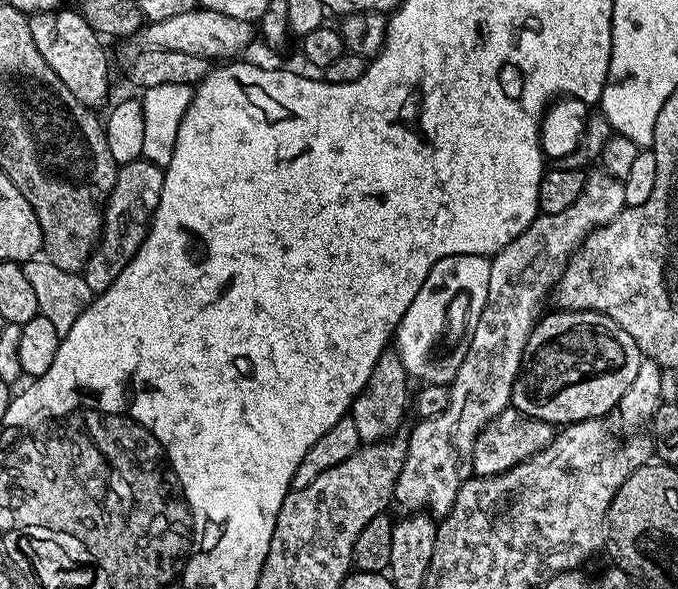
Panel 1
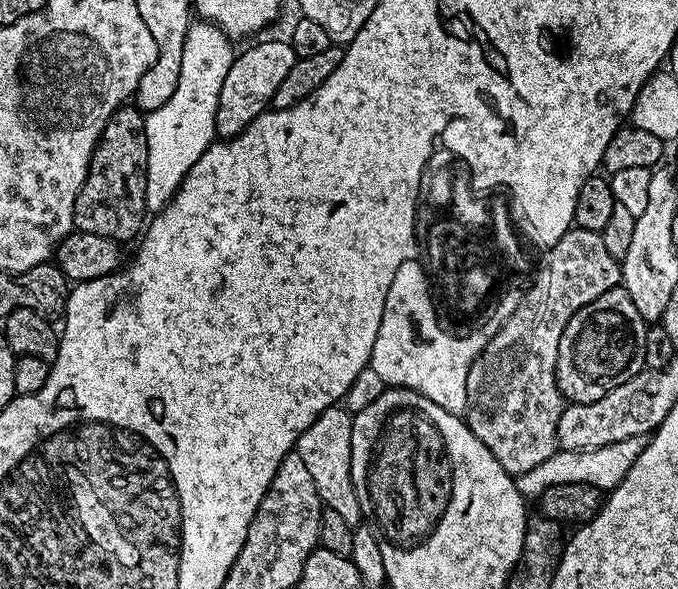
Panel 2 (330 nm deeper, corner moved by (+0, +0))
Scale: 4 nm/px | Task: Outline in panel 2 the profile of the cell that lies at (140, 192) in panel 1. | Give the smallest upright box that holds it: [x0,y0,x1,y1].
[72,106,148,242]

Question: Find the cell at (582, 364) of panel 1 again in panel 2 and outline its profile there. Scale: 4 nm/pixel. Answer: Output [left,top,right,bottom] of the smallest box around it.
[556,286,648,404]

